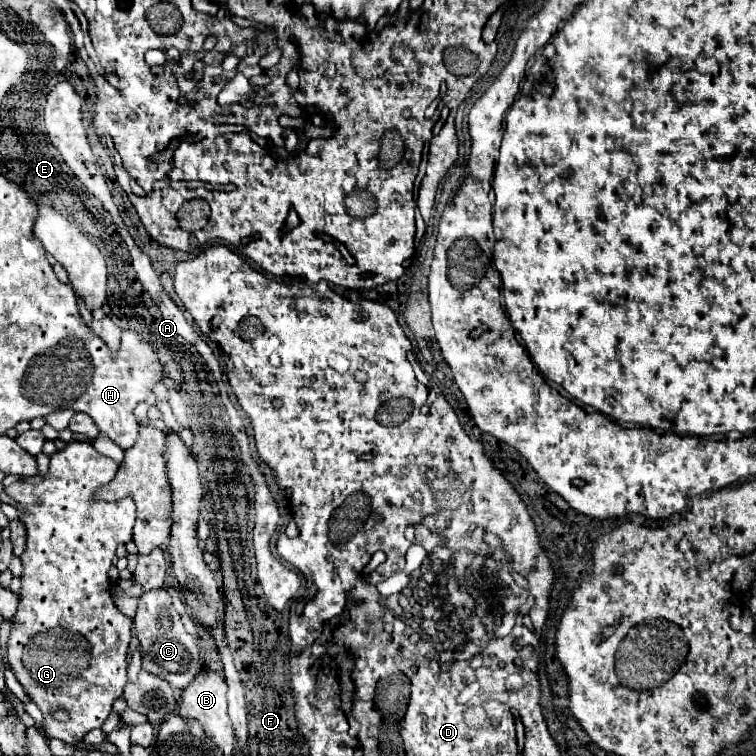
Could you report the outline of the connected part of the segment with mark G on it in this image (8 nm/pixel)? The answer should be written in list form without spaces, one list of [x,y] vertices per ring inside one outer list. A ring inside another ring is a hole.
[[[73,441],[69,443],[65,449],[57,451],[55,455],[51,455],[51,465],[49,465],[49,473],[47,477],[33,485],[33,483],[27,483],[27,481],[19,481],[19,483],[13,483],[9,487],[5,487],[5,493],[11,495],[15,501],[23,503],[25,505],[25,511],[19,511],[19,519],[25,523],[27,527],[27,549],[25,553],[21,555],[21,561],[23,561],[23,589],[19,593],[19,609],[17,609],[17,615],[13,617],[13,625],[11,625],[11,637],[9,637],[9,647],[7,647],[7,653],[9,653],[9,663],[11,663],[11,669],[17,677],[17,681],[23,685],[23,689],[27,691],[27,695],[37,703],[37,707],[43,711],[43,717],[45,717],[45,735],[47,737],[55,737],[55,739],[61,739],[65,743],[79,743],[83,739],[85,733],[89,733],[91,729],[99,729],[105,719],[109,717],[111,713],[111,707],[115,703],[115,699],[119,699],[123,695],[123,687],[127,683],[127,661],[125,661],[125,655],[127,655],[127,647],[129,647],[129,641],[131,641],[131,619],[121,615],[119,609],[115,607],[113,599],[111,599],[111,593],[109,593],[109,577],[107,577],[107,571],[111,569],[113,565],[113,559],[115,559],[115,549],[117,545],[125,545],[127,541],[131,541],[131,531],[133,531],[133,523],[135,523],[135,507],[133,507],[133,501],[129,499],[121,499],[121,501],[99,501],[95,499],[95,493],[101,485],[107,485],[115,473],[117,473],[119,465],[97,453],[93,449],[93,445],[89,443],[81,443],[81,441]],[[53,711],[65,711],[69,715],[69,721],[57,721],[53,717]]]

